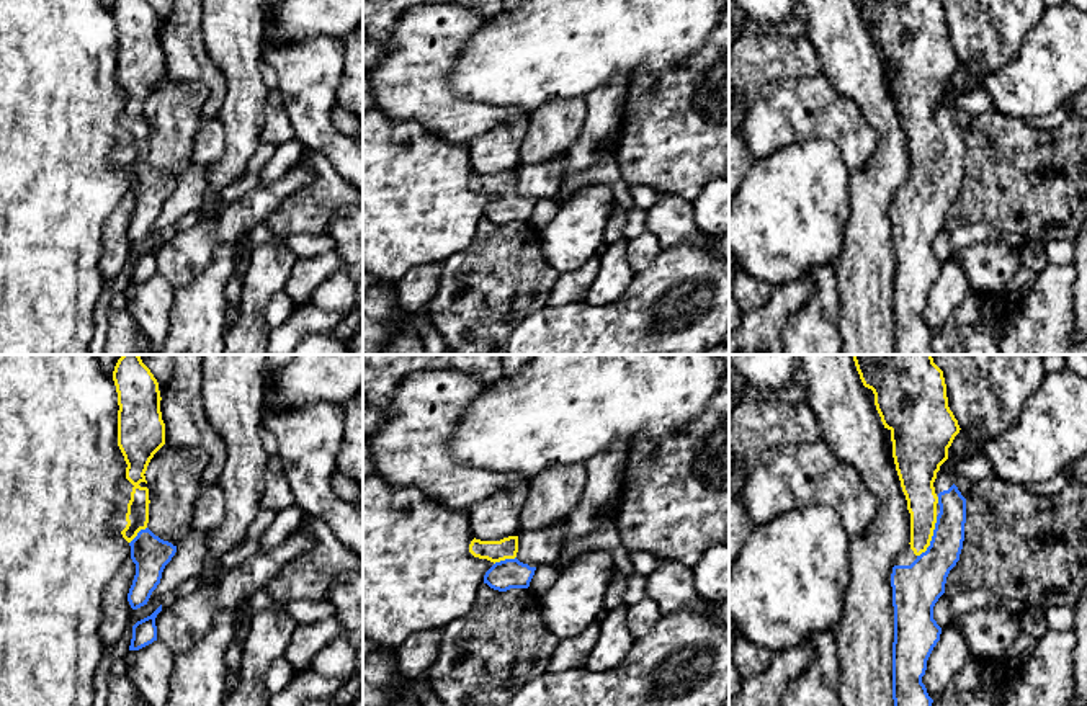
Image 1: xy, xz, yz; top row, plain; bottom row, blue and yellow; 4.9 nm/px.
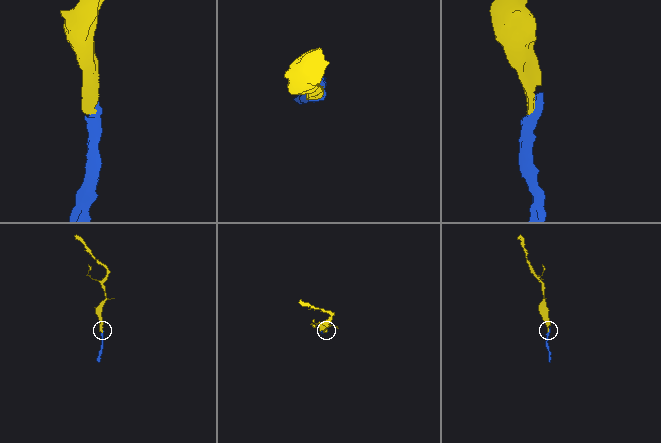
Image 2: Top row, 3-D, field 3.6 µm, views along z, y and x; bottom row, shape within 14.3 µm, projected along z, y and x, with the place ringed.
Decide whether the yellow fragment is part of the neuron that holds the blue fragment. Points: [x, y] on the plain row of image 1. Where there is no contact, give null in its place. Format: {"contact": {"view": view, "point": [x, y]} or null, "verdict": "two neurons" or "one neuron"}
{"contact": {"view": "yz", "point": [932, 172]}, "verdict": "one neuron"}

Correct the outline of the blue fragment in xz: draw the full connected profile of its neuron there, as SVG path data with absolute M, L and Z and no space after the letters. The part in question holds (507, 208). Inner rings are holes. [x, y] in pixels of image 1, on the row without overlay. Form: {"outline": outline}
{"outline": "M518 170L500 175L472 173L469 186L474 191L487 193L494 199L485 206L484 217L499 226L510 222L528 222L536 201L530 201L517 193Z"}

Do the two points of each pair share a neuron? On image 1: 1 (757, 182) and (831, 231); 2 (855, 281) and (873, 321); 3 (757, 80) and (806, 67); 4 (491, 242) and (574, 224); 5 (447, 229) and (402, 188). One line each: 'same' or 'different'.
1: same
2: same
3: same
4: different
5: same

